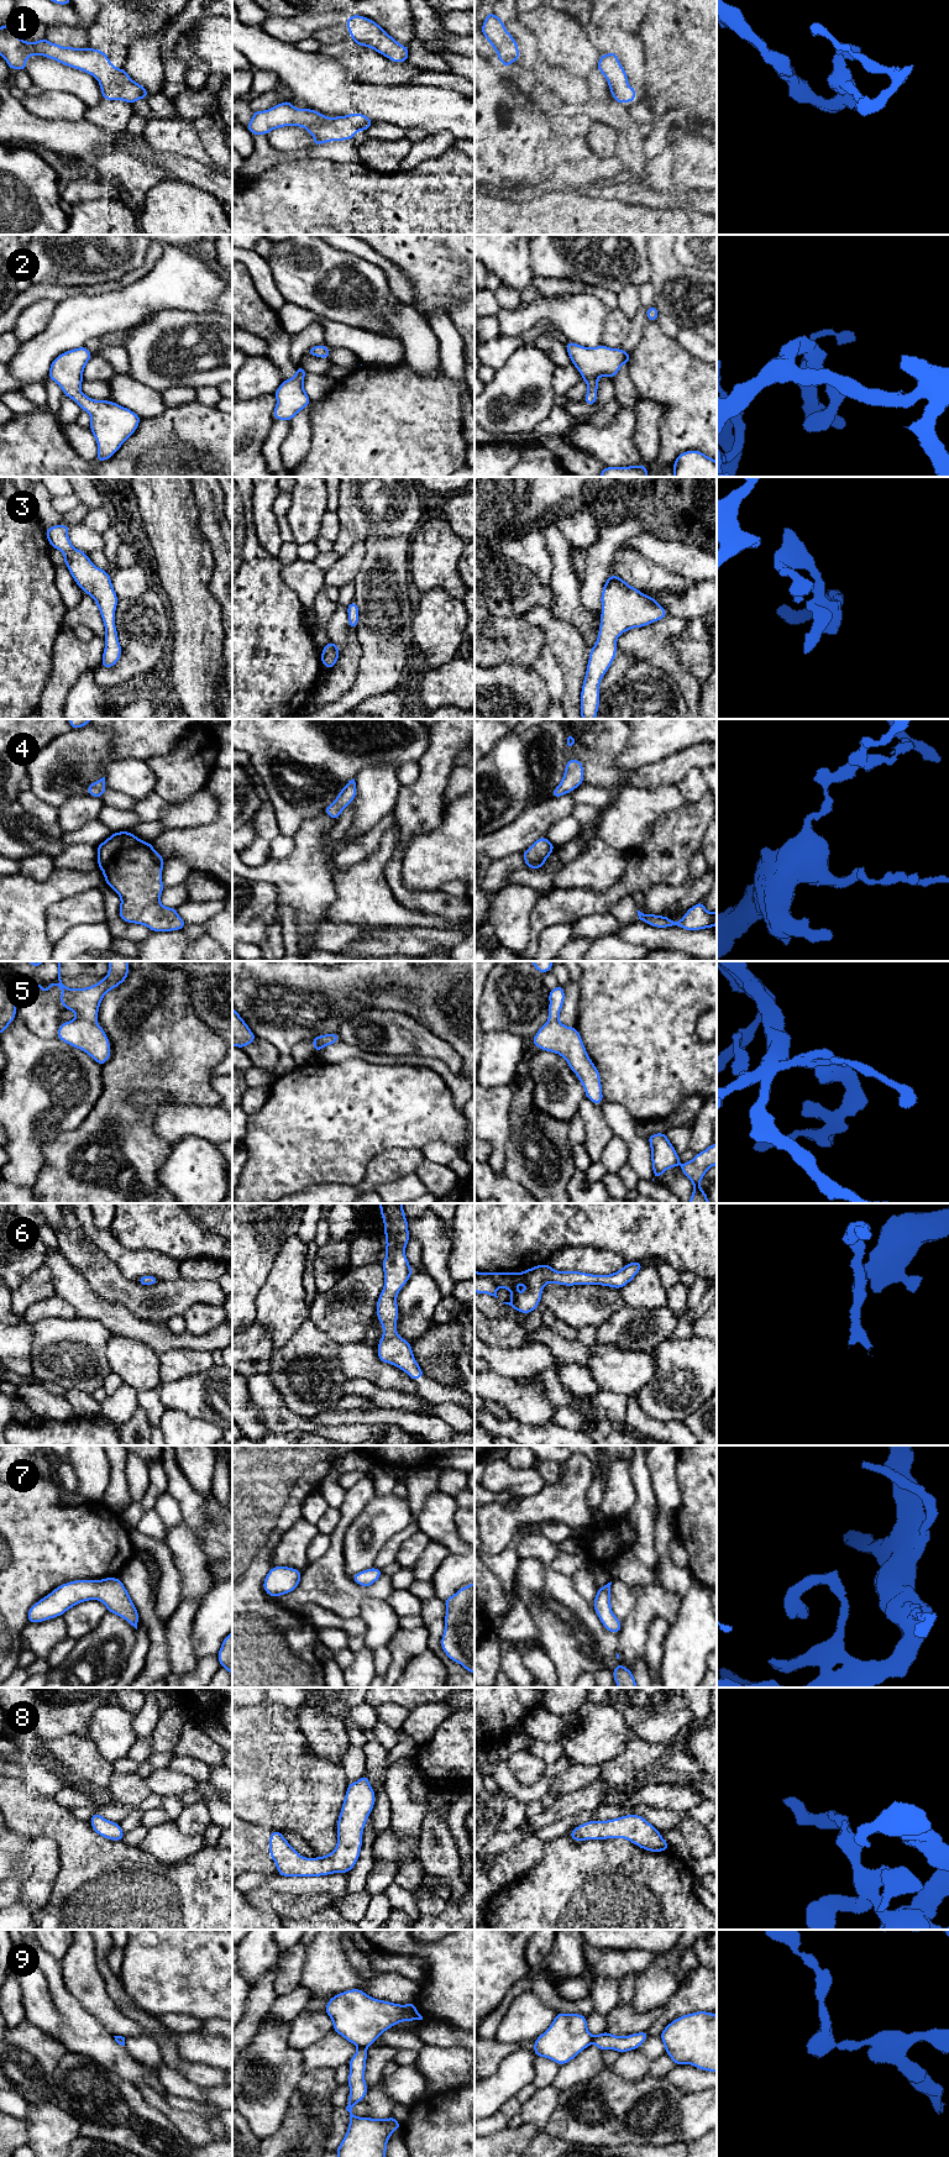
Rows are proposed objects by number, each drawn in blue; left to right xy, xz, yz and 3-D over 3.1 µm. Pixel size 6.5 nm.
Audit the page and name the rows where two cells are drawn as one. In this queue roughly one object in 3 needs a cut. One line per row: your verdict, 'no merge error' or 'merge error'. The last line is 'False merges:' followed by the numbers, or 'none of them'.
1: no merge error
2: no merge error
3: no merge error
4: no merge error
5: no merge error
6: no merge error
7: no merge error
8: no merge error
9: merge error
False merges: 9

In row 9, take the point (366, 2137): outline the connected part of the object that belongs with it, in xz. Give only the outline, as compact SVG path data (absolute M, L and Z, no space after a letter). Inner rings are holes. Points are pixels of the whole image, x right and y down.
M358 2048L347 2066L350 2074L348 2105L350 2124L346 2136L335 2151L337 2157L386 2157L387 2143L392 2134L403 2127L397 2119L360 2117L352 2114L356 2103L365 2100L368 2087L365 2082L367 2048Z

